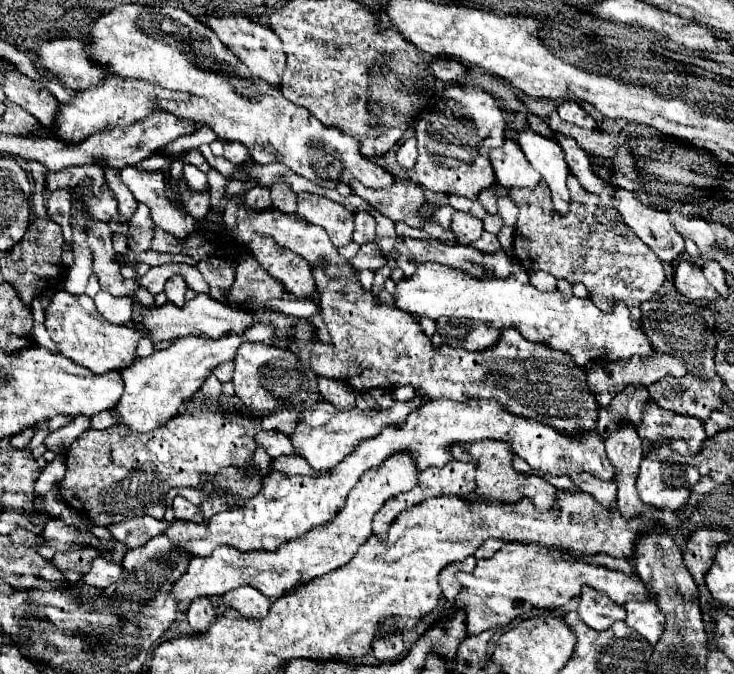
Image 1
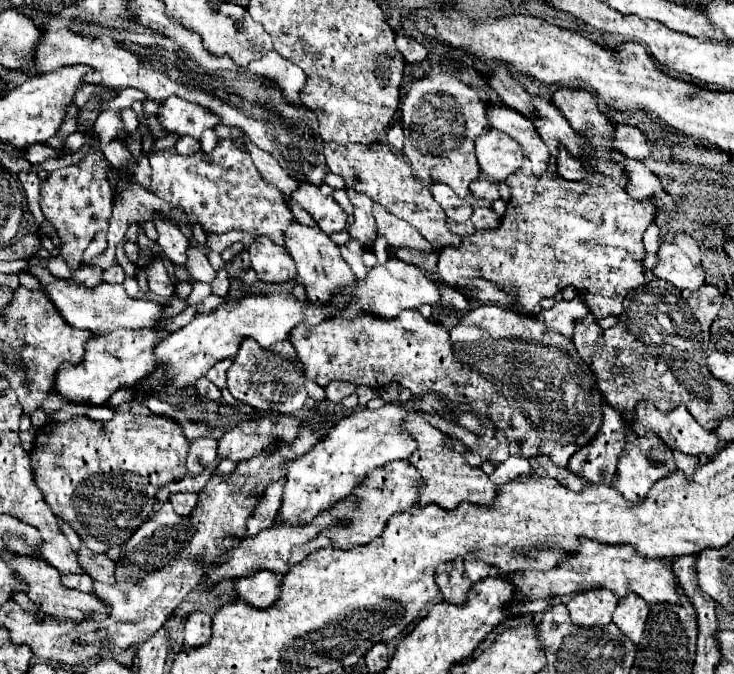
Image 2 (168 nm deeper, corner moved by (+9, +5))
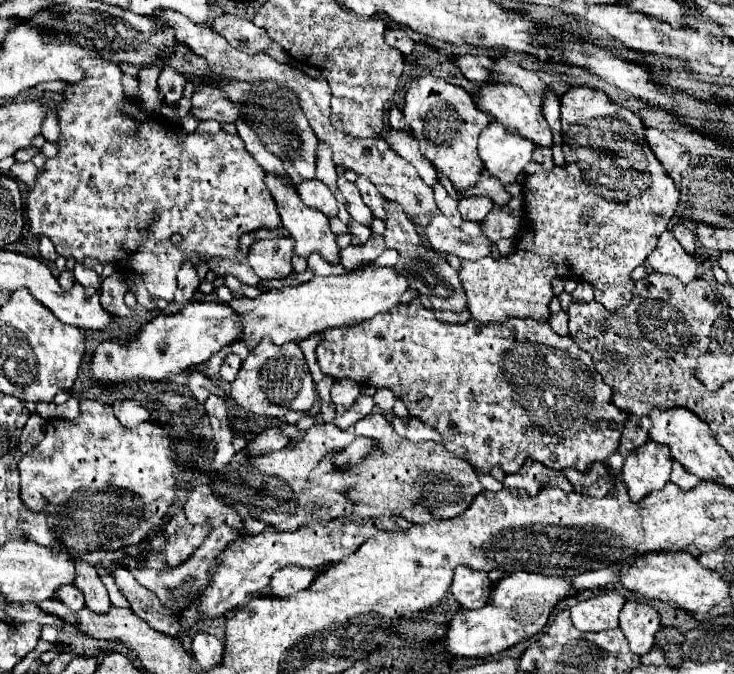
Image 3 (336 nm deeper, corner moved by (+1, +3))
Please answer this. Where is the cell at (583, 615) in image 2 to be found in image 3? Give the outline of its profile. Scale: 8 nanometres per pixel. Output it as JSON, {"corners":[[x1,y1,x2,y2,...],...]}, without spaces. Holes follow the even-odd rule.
{"corners":[[604,593,586,601,576,603,572,613,572,623,580,631,602,631,618,627,618,613,624,605,624,597,618,593]]}

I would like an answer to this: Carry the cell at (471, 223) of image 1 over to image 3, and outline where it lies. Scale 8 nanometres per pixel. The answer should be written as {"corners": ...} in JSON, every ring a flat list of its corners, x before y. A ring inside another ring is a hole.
{"corners":[[476,195,462,199,458,209,464,221,482,221,494,207,494,201,488,195]]}

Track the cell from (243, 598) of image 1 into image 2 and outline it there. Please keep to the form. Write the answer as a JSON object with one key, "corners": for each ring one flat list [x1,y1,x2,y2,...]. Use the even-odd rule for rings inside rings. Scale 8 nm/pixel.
{"corners":[[262,571,254,577,240,577,234,581,236,597,254,609,268,609,278,599,282,577,272,571]]}

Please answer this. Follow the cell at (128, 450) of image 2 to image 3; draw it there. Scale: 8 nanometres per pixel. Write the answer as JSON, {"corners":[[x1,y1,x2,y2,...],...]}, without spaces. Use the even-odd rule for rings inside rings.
{"corners":[[82,399,80,415,72,421,50,419,44,429,44,439,18,463,20,471,20,499,30,511,40,511,50,505,50,521,56,527,60,541,74,551,94,551,94,549,120,549,124,545,134,545,144,537,160,529,168,507,176,495,176,463,170,449,170,437,158,423,140,423,132,429,122,427,110,407,98,401]]}

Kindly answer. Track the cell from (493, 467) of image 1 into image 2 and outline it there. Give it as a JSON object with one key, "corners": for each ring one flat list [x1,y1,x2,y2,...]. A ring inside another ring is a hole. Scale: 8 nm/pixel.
{"corners":[[408,417,404,421,404,429,418,441,418,451,410,457,410,463,418,467,422,479,426,481,424,489,420,491,420,505,436,503,442,509,456,509,460,503,472,503,472,505,492,505,496,501,498,485,492,483,492,479,480,469,470,467,466,463,466,451,468,447,460,441,454,441,454,447,446,443,446,437,440,429,432,427,424,417]]}

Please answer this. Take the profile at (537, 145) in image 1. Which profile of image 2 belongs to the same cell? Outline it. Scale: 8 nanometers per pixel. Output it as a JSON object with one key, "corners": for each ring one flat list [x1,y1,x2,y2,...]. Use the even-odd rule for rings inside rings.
{"corners":[[496,105,488,113,488,121,490,121,490,127,510,135,516,143,520,143,520,147,524,149,524,155,530,159,530,167,536,177,540,177,546,171,550,151,542,141,542,137,538,135,532,121,528,121,524,115,510,109,508,105]]}

